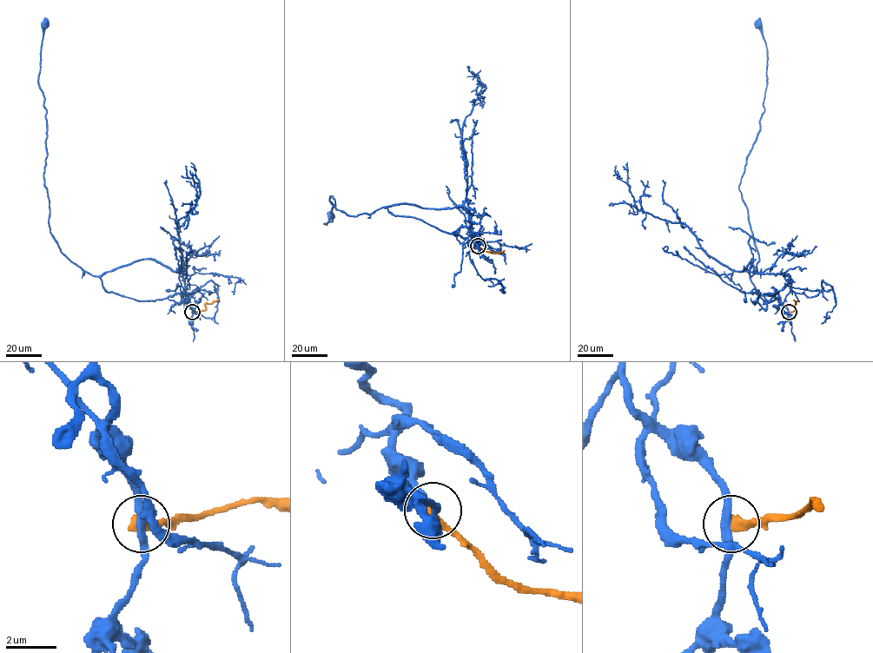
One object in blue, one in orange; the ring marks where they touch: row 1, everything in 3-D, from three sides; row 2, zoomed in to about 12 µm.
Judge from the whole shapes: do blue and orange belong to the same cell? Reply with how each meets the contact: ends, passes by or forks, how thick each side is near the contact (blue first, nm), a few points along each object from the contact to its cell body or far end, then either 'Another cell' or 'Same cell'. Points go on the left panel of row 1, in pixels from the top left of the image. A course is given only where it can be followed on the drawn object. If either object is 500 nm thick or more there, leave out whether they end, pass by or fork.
At the ring blue passes by. At the ring orange ends. Thickness 300 nm (blue) against 440 nm. Course of blue: (192, 312), (185, 293), (151, 300), (107, 292), (50, 231), (47, 111), (38, 75), (45, 24). Course of orange: (192, 312), (205, 310), (205, 304), (219, 300). Another cell

